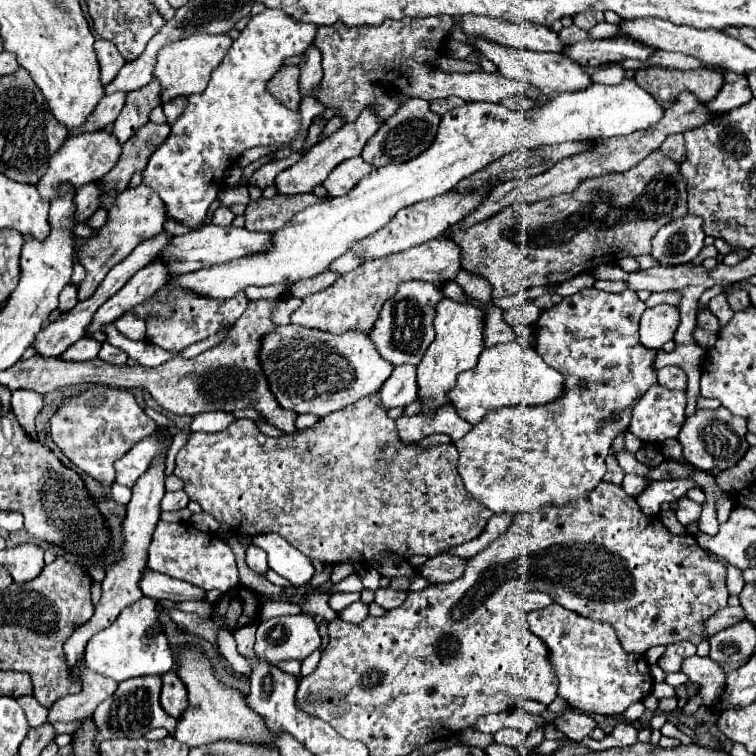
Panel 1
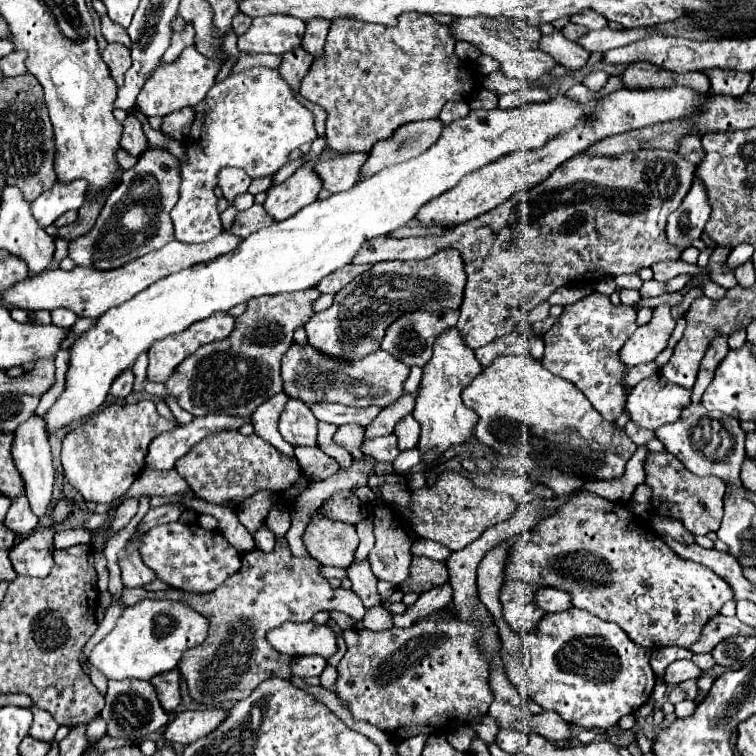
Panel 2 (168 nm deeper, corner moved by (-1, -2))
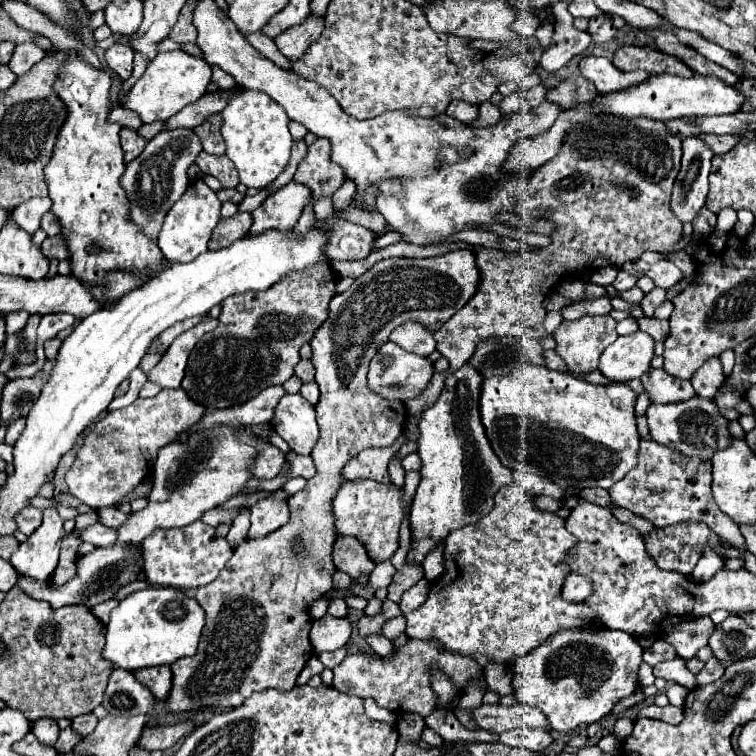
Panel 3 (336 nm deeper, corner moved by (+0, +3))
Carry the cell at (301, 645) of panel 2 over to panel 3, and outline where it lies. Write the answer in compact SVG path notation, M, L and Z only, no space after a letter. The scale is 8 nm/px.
M334 616L314 620L310 630L310 642L316 652L338 650L350 640L350 636L352 636L352 624L346 618L334 618Z

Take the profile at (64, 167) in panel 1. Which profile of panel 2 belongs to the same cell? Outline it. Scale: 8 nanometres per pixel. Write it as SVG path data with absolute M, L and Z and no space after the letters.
M75 179L71 183L55 181L51 189L43 191L43 195L39 195L31 203L33 217L37 219L39 225L47 227L65 211L79 209L85 201L85 193L87 193L87 181L85 179Z

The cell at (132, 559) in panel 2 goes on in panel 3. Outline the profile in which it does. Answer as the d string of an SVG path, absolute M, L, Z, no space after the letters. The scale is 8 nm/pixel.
M96 522L96 524L92 524L92 526L84 528L84 530L80 530L80 532L78 532L78 538L80 538L82 542L90 542L90 544L94 544L94 546L108 548L108 546L112 546L112 544L116 542L116 530L114 530L114 528L106 528L106 526L102 526L100 522Z

